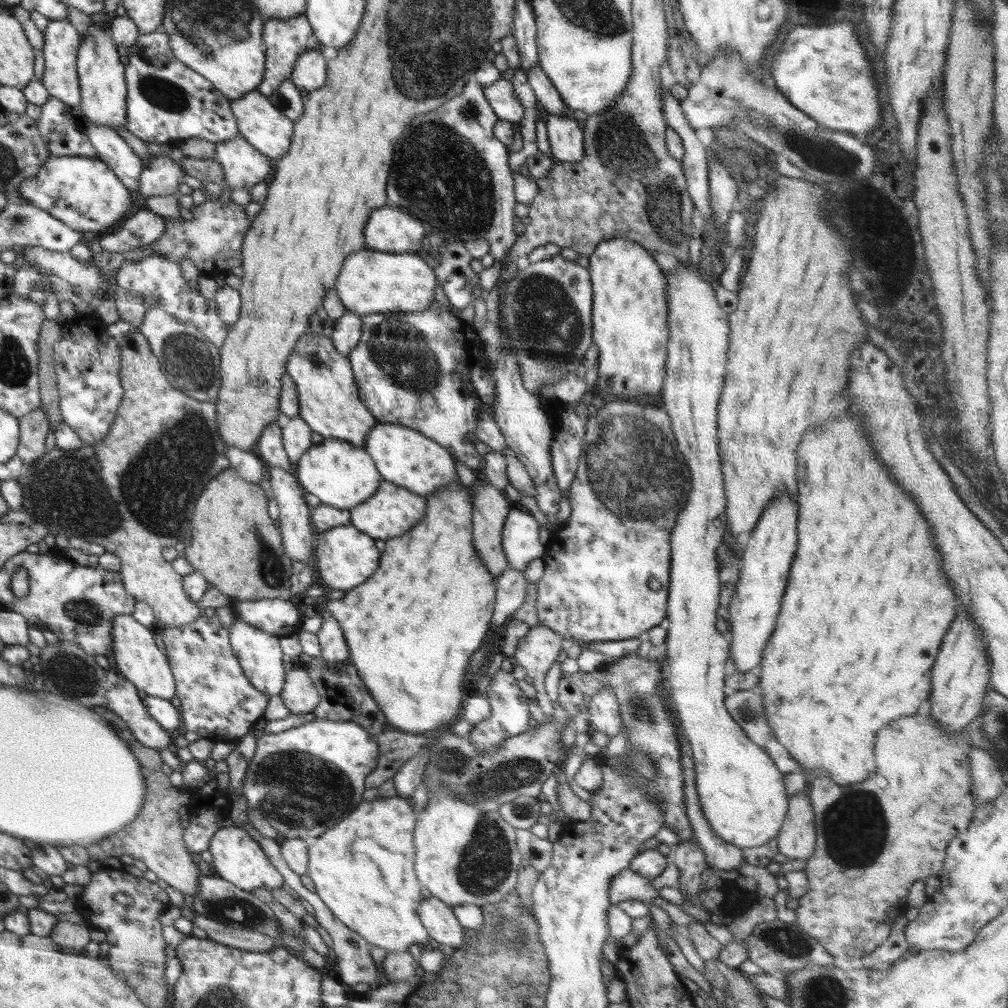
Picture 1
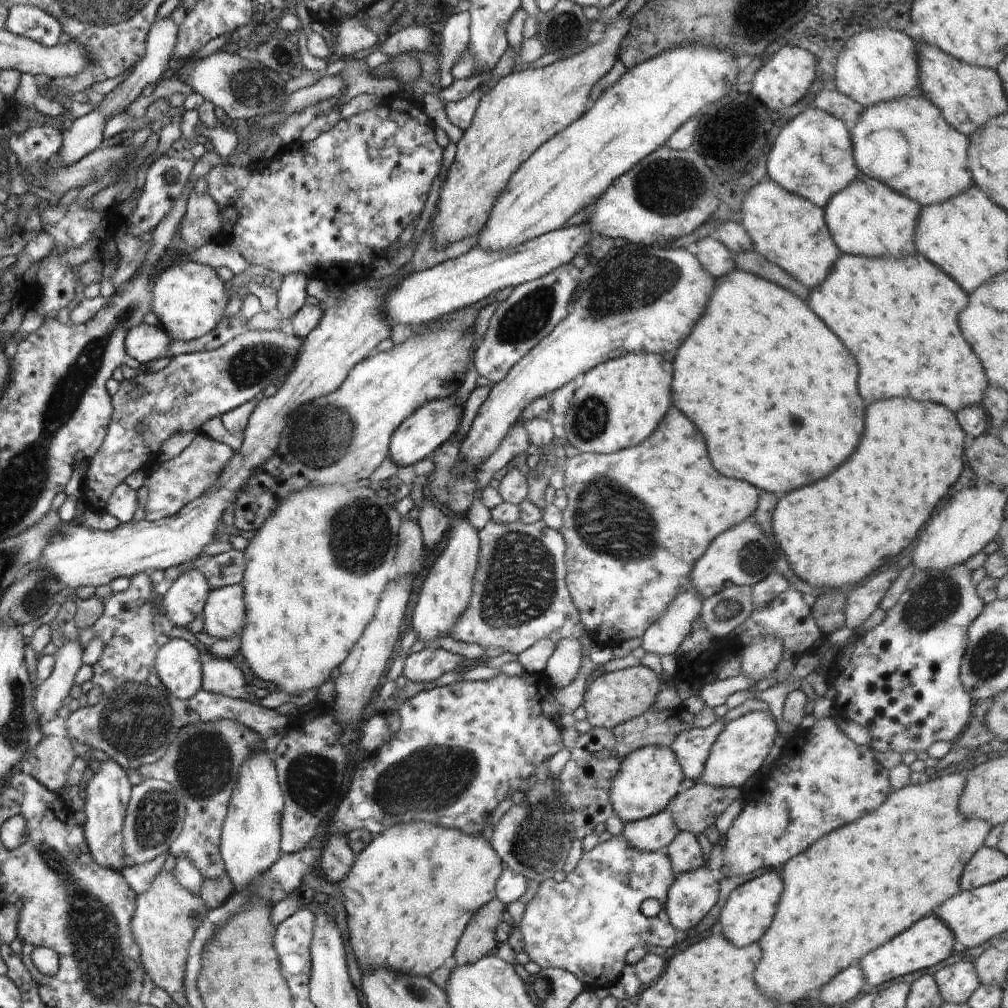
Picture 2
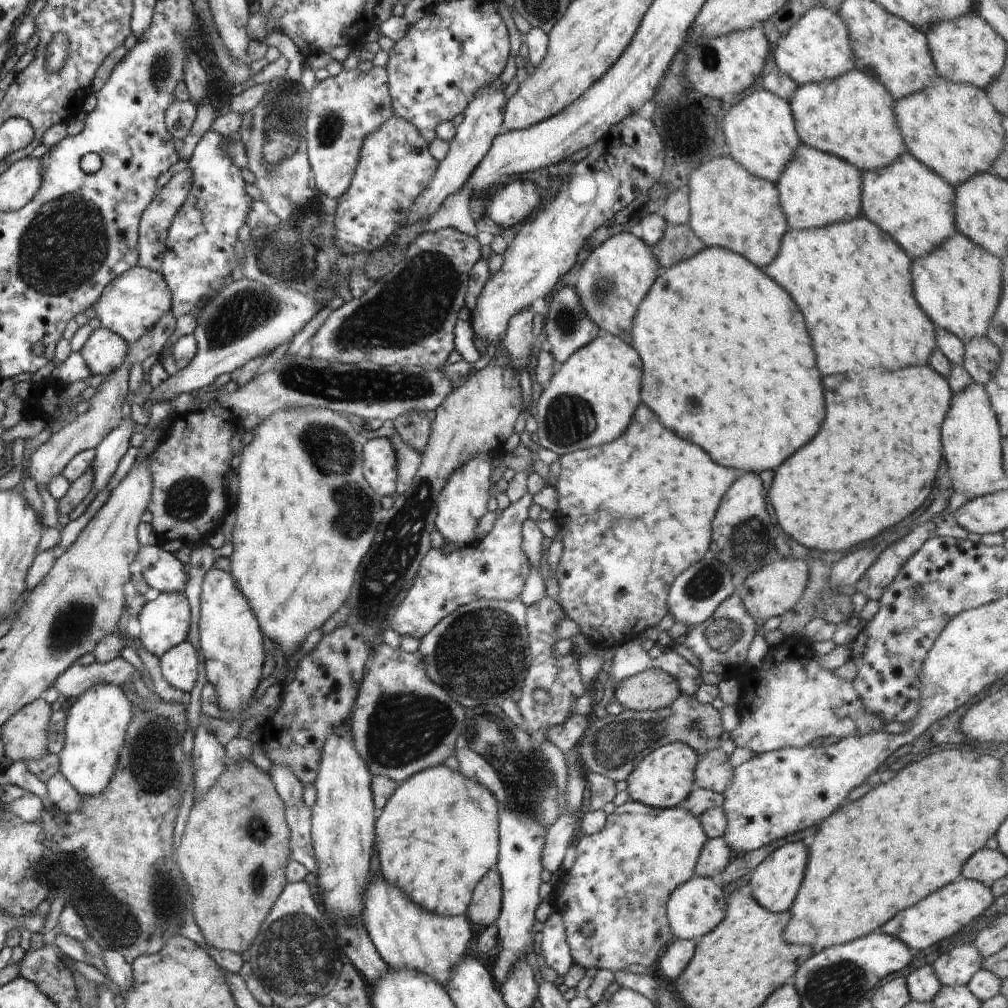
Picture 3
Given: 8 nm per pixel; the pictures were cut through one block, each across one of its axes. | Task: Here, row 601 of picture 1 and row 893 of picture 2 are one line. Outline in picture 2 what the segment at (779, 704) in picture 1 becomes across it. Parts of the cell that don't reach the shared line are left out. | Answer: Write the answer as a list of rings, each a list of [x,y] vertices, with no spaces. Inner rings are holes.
[[[962,771],[926,784],[892,789],[878,810],[833,830],[783,864],[779,872],[784,881],[780,902],[768,930],[757,942],[762,951],[753,972],[758,990],[764,990],[766,996],[780,1004],[806,999],[810,991],[820,990],[868,952],[908,930],[921,918],[932,915],[936,906],[960,894],[962,872],[993,828],[990,822],[966,818],[958,810],[966,778],[967,773]]]

